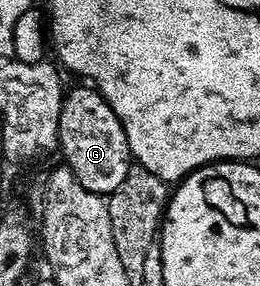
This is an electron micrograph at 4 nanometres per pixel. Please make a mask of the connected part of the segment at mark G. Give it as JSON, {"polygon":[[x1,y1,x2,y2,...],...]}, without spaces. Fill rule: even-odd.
{"polygon":[[80,84,82,86,70,89,63,97,64,102,61,108,59,120,59,151,63,152,63,161,78,180,90,192,96,192,103,196,108,196,112,191,120,186,127,178,127,172,132,165,130,149,128,148,127,137,124,135,122,121,112,112,112,108,99,91,92,86]]}

